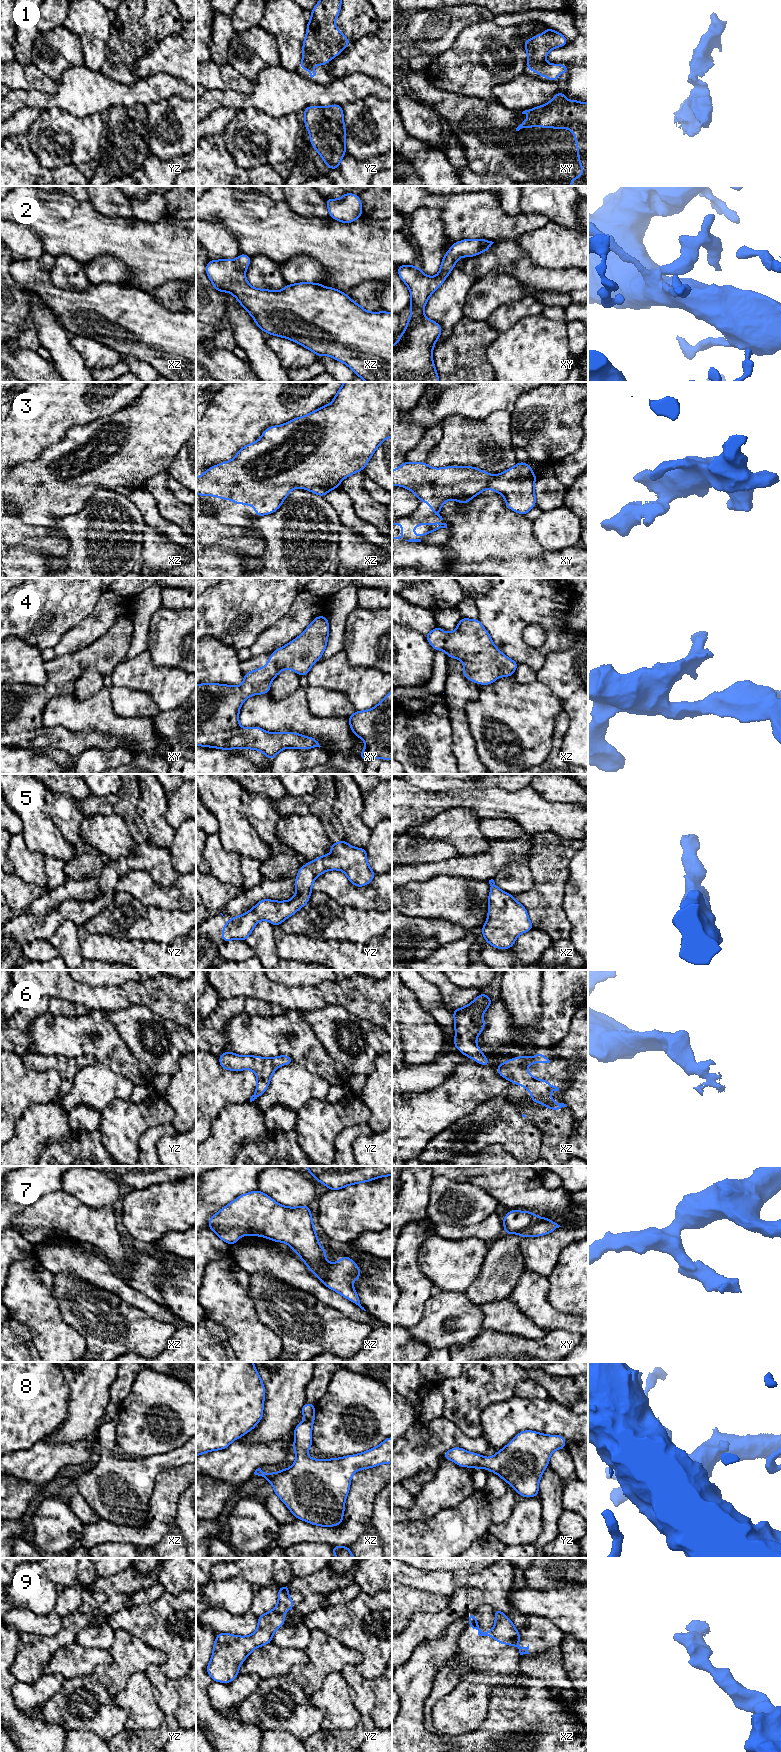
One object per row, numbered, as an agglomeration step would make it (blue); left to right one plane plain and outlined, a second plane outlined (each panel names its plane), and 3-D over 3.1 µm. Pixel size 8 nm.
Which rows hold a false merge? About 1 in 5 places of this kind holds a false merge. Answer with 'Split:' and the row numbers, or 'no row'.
Split: 7, 9

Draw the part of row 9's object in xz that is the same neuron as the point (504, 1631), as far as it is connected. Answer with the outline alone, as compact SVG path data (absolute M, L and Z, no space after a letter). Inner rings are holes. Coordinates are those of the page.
M494 1609L495 1624L491 1631L482 1631L477 1622L476 1616L471 1612L467 1618L469 1627L478 1630L479 1636L488 1636L494 1638L498 1643L508 1645L512 1640L520 1637L520 1633L516 1630L513 1622L504 1614L503 1611Z

